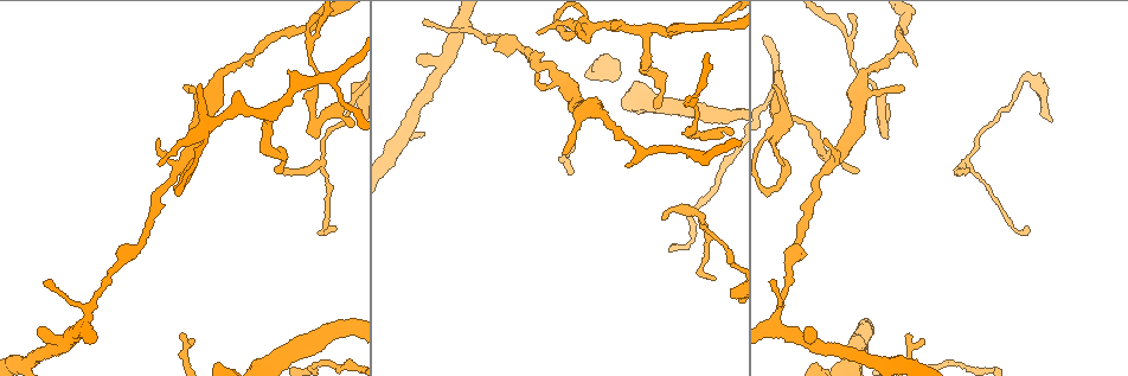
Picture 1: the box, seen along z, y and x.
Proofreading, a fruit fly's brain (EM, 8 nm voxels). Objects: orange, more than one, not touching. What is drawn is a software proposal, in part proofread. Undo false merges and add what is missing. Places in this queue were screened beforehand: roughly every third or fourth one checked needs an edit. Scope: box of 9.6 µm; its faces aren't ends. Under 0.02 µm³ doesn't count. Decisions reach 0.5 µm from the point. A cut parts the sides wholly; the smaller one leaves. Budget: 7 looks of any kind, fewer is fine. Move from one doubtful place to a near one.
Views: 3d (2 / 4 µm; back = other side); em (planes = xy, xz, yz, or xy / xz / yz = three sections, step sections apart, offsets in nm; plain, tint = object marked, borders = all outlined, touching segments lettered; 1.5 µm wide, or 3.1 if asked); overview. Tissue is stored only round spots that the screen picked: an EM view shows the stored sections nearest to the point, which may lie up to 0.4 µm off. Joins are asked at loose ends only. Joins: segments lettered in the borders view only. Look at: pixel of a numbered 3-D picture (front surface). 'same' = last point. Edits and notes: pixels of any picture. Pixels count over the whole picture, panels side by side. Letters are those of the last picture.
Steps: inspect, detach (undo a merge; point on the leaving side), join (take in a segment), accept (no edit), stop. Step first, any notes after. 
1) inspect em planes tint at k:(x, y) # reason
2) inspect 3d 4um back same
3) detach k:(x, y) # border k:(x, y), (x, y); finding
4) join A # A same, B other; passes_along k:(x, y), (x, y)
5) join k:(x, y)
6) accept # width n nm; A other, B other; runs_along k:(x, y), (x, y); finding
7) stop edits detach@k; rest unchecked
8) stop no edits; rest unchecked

inspect em planes borders at 1:(613, 28) # free end

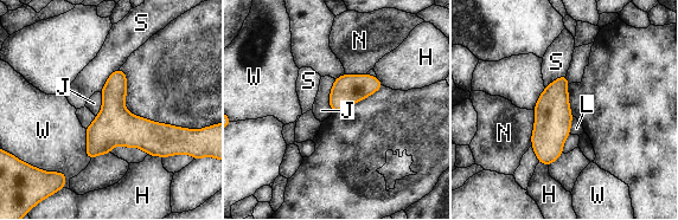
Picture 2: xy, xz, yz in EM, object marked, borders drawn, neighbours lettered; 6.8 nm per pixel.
accept # width 200 nm; H other, J other, L other, N other, S other, W other; border 2:(334, 79), (330, 92), (331, 111); none of them fits

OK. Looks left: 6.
inspect em planes tint at 1:(554, 22) # abrupt turn

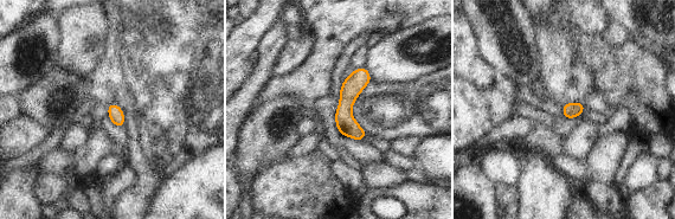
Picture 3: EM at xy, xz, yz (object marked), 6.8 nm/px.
inspect em planes borders same # see the neighbours

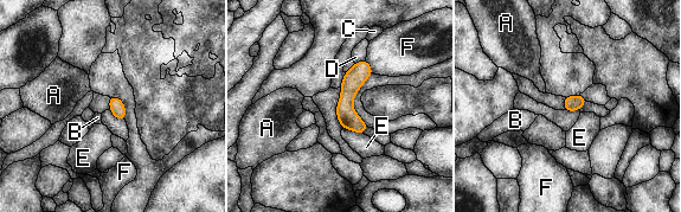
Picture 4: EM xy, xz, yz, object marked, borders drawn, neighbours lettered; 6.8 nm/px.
accept # A other, B other, C other, D other, E other, F other; border 4:(342, 128), (365, 135); one neuron here

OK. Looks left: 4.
inspect em yz step 4 tint at 1:(882, 119) # abrupt turn

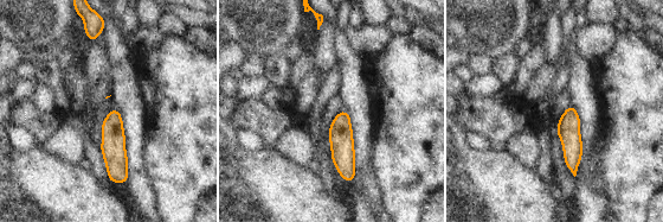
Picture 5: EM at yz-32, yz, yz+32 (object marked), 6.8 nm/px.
inspect em planes tint same # cut it another way

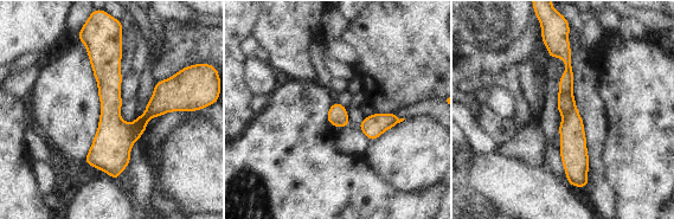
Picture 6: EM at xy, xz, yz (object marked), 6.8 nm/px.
inspect em planes borders same

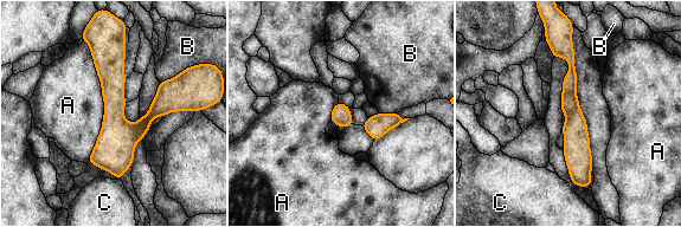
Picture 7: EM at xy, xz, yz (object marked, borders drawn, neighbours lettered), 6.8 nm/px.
accept # A other, B other, C other; runs_along 7:(566, 43), (585, 182); one neuron here

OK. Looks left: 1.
stop no edits; rest unchecked

